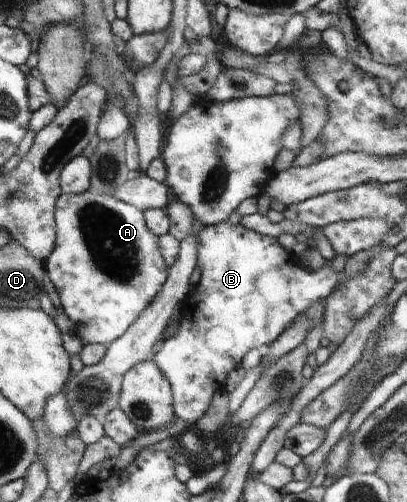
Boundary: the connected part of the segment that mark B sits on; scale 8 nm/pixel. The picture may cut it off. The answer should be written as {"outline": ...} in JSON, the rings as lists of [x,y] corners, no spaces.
{"outline":[[[243,223],[204,226],[197,235],[197,247],[197,267],[201,269],[201,278],[179,303],[179,329],[153,357],[171,379],[175,417],[189,423],[187,428],[193,428],[207,413],[213,395],[224,387],[227,373],[241,363],[241,357],[253,347],[264,352],[302,313],[307,313],[311,305],[325,300],[341,279],[341,274],[331,267],[330,262],[307,273],[295,263],[295,257],[277,243],[277,239],[257,233]]]}

